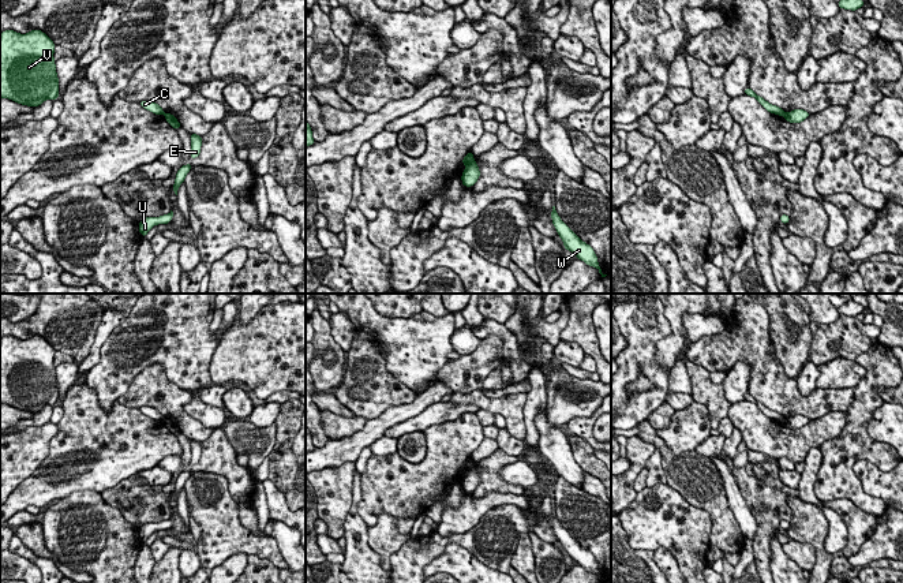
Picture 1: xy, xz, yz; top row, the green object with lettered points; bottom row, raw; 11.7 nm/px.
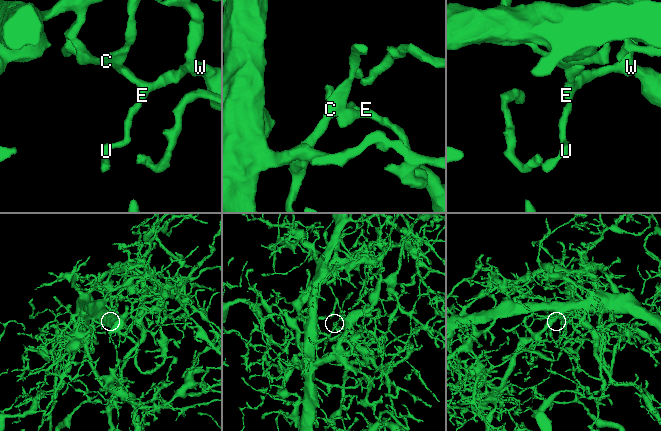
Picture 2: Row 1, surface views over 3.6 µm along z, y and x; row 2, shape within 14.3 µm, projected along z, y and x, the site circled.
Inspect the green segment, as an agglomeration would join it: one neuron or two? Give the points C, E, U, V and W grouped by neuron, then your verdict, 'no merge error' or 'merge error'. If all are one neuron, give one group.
groups C V / E U W; merge error

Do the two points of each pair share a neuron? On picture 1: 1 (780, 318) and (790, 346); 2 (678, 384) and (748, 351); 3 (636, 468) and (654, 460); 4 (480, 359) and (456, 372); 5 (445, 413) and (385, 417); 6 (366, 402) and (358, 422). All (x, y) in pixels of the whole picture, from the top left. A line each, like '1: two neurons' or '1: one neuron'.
1: one neuron
2: two neurons
3: two neurons
4: one neuron
5: two neurons
6: two neurons

